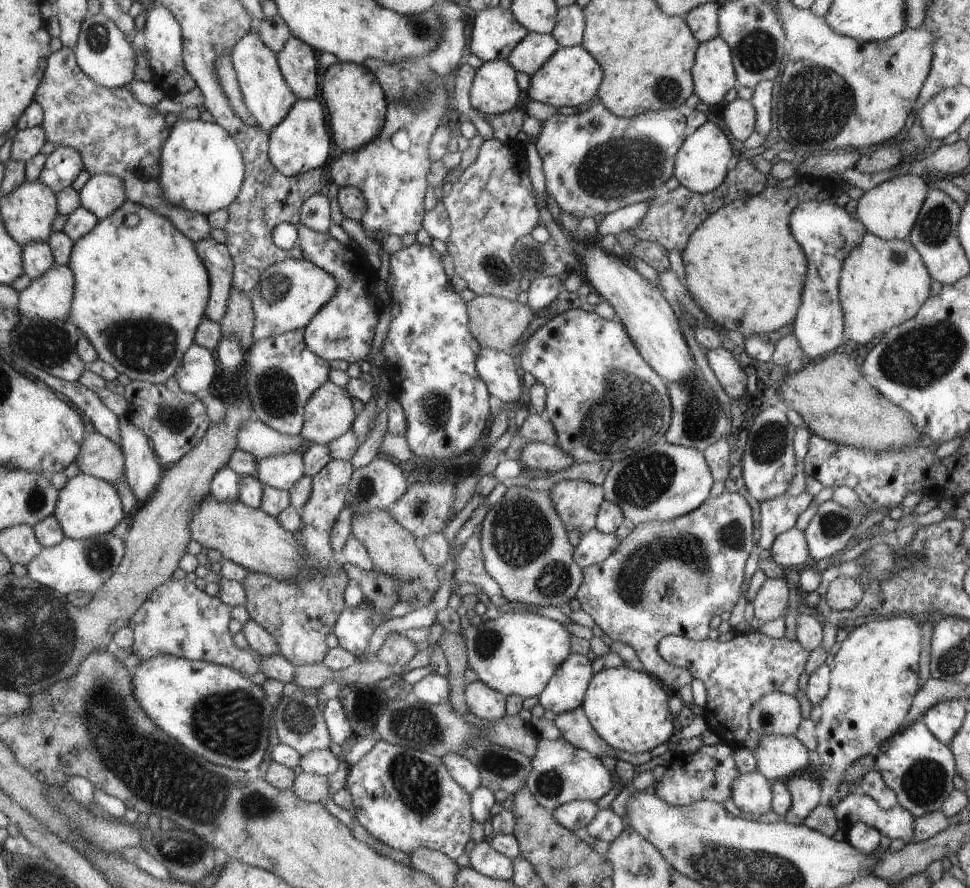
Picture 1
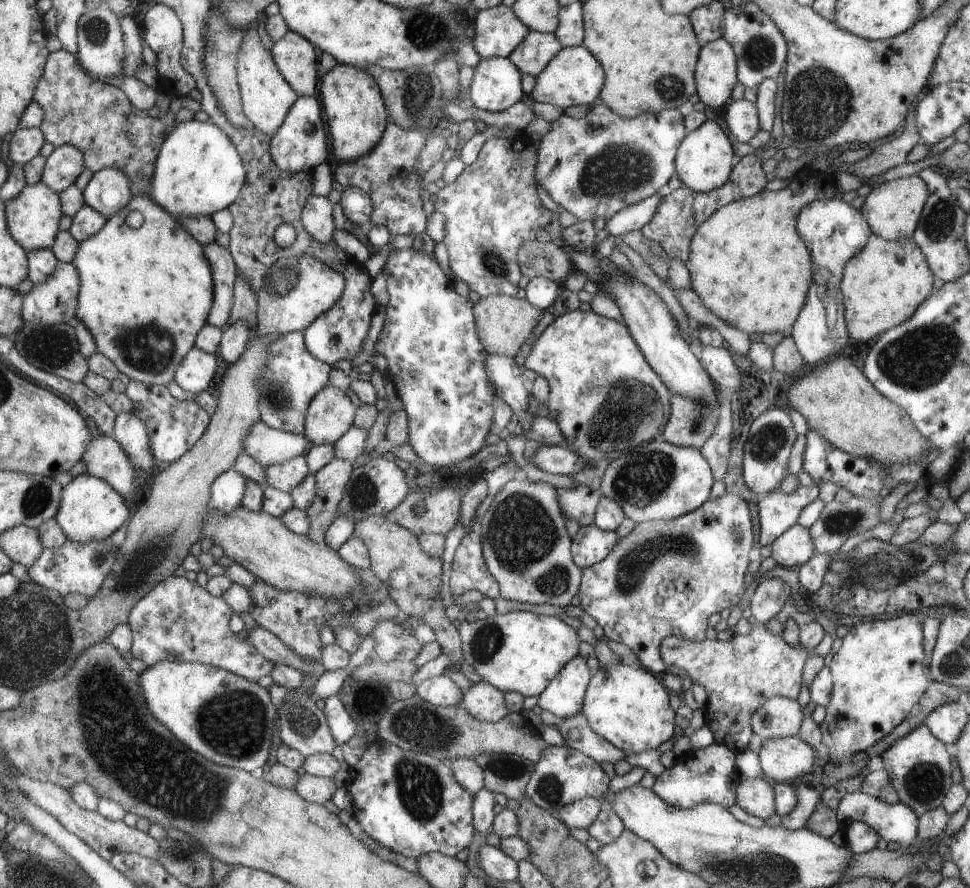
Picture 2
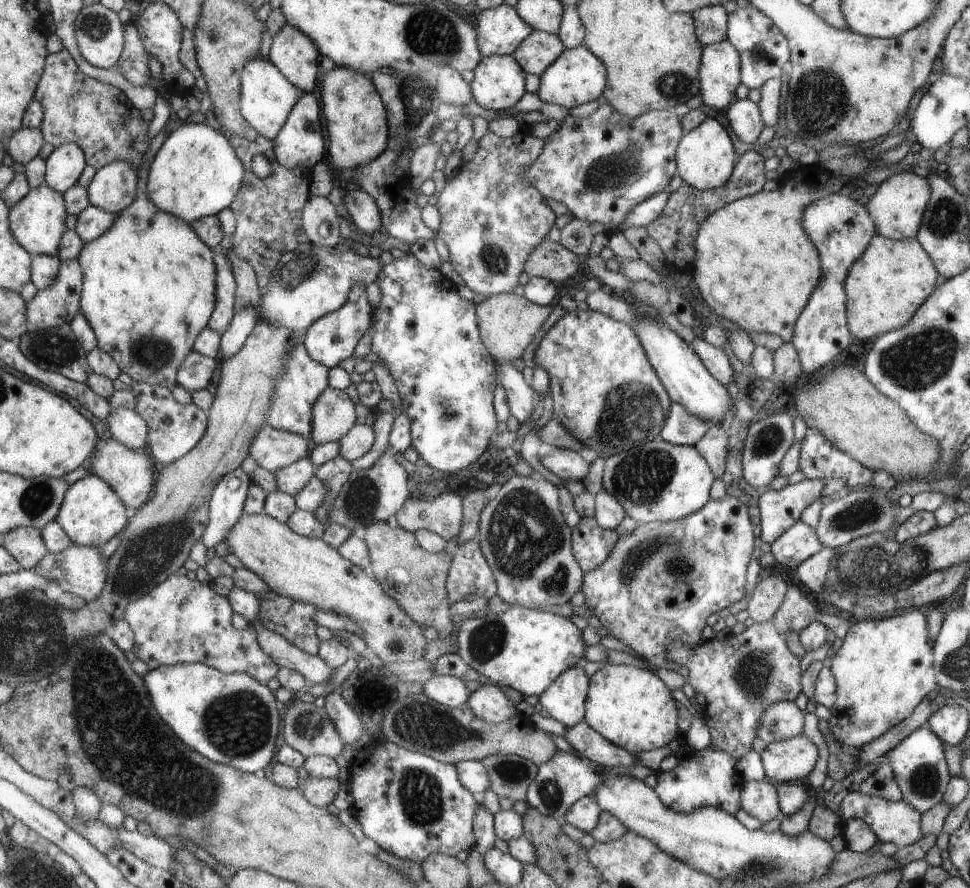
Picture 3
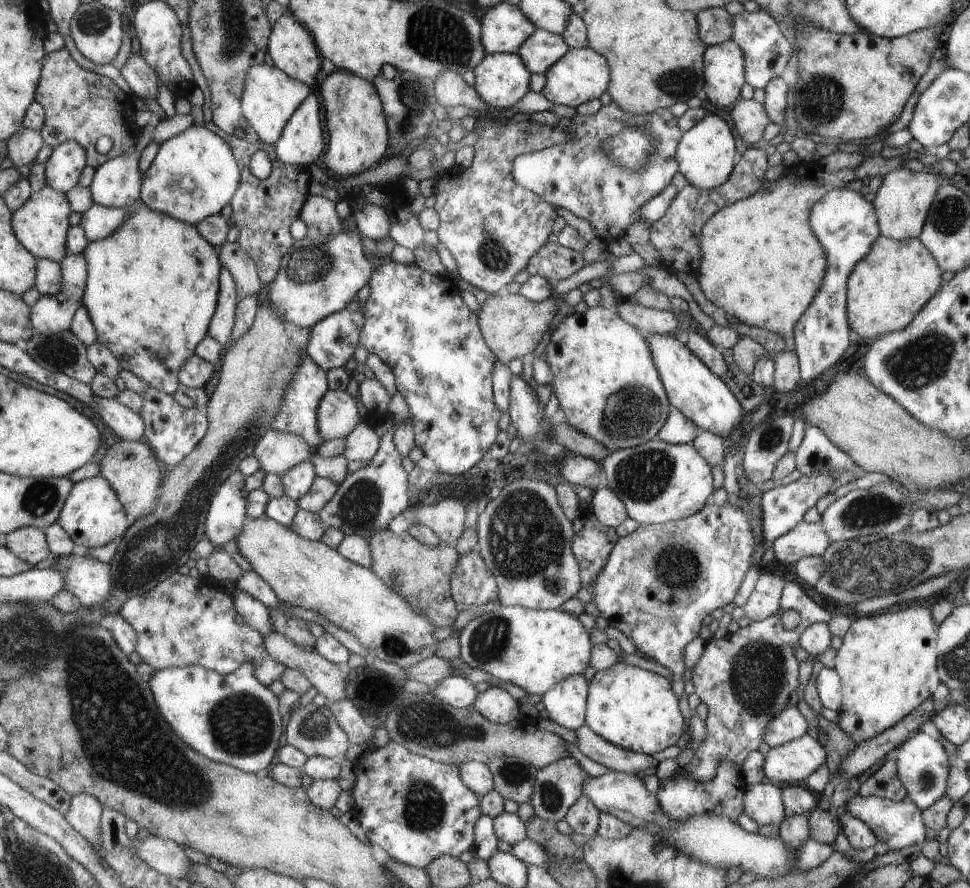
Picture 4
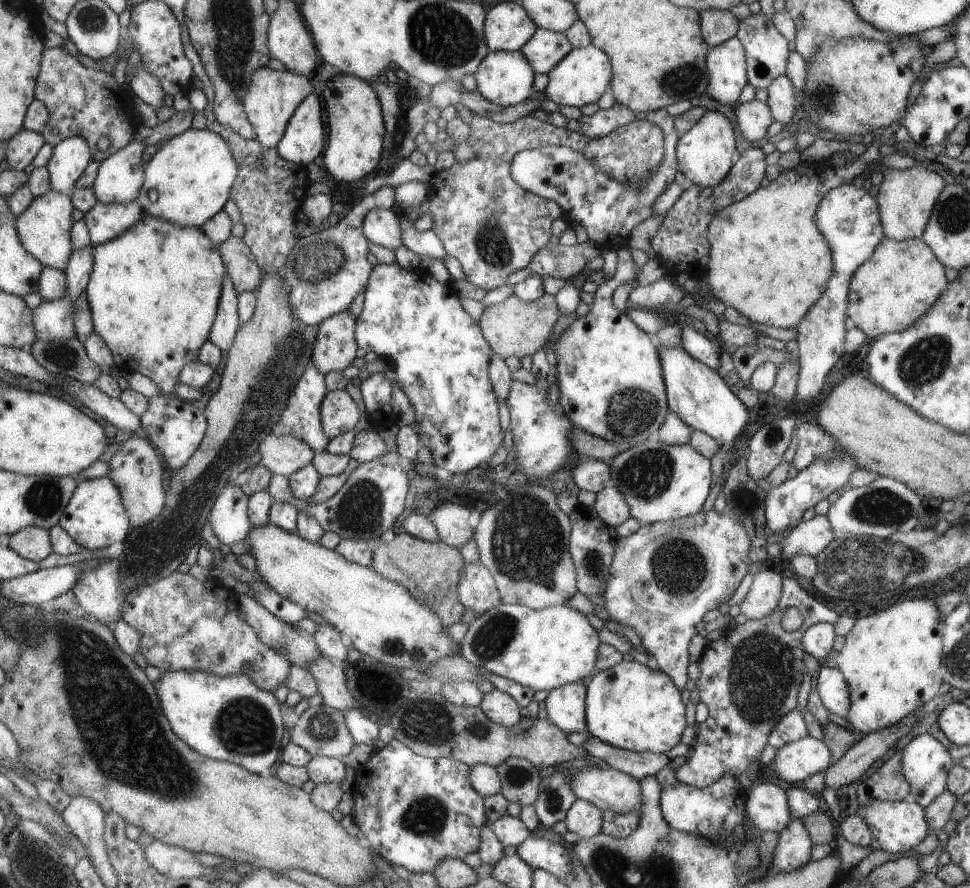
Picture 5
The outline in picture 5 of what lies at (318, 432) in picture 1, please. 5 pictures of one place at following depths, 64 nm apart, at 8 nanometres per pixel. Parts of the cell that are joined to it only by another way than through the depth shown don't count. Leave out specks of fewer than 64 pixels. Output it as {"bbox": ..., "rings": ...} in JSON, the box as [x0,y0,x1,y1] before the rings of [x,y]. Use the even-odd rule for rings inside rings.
{"bbox":[321,389,360,438],"rings":[[[346,389],[329,391],[321,404],[321,423],[326,436],[334,438],[352,430],[360,418],[358,404]]]}

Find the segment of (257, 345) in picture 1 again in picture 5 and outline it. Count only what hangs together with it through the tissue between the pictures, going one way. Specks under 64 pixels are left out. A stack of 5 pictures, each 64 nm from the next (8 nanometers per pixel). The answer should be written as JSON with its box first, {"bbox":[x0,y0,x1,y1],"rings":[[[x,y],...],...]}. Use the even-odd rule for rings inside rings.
{"bbox":[271,364,330,453],"rings":[[[310,364],[305,370],[305,374],[298,380],[297,387],[294,388],[293,395],[290,396],[285,410],[282,412],[281,419],[273,428],[271,434],[274,436],[294,435],[304,440],[310,445],[315,453],[324,451],[330,442],[330,437],[326,436],[325,429],[321,423],[321,404],[328,394],[328,386],[325,384],[325,374],[314,364]]]}

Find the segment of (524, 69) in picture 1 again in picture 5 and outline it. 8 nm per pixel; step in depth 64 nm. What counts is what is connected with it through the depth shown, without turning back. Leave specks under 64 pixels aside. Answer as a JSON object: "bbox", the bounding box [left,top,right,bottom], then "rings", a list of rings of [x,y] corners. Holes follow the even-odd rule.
{"bbox":[521,28,573,74],"rings":[[[537,28],[536,34],[521,51],[529,57],[534,72],[548,74],[573,48],[564,33]]]}

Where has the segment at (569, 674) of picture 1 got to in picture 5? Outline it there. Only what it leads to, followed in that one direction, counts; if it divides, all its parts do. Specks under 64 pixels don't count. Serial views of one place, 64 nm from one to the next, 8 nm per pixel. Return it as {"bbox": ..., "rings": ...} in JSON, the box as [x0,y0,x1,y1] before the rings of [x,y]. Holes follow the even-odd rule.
{"bbox":[545,682,588,735],"rings":[[[570,682],[552,689],[545,699],[549,719],[567,735],[588,727],[585,700],[588,688],[580,682]]]}

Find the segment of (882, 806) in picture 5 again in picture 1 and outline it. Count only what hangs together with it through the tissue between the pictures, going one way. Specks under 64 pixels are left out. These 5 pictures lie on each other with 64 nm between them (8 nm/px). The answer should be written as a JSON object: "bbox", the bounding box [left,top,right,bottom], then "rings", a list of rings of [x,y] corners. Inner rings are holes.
{"bbox":[833,790,915,843],"rings":[[[853,790],[833,809],[839,822],[839,828],[845,832],[860,821],[872,828],[877,828],[878,832],[888,838],[900,838],[906,843],[913,842],[915,816],[904,810],[900,803],[896,807],[882,810],[876,800]]]}

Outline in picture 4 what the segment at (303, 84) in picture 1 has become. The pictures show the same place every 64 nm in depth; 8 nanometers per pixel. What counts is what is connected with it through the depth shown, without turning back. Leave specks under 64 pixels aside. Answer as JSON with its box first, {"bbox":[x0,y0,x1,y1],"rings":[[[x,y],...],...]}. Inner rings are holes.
{"bbox":[269,6,320,86],"rings":[[[288,6],[272,25],[269,52],[275,66],[282,72],[312,86],[316,72],[320,70],[318,50],[308,30],[292,16]]]}

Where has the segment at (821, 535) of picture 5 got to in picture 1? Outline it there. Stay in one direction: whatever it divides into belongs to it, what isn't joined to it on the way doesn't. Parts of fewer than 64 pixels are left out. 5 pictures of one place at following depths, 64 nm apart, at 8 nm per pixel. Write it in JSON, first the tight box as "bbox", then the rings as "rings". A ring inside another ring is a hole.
{"bbox":[769,526,811,571],"rings":[[[797,526],[778,535],[769,549],[772,555],[771,560],[775,560],[788,571],[800,564],[807,564],[807,560],[811,557],[804,531]]]}

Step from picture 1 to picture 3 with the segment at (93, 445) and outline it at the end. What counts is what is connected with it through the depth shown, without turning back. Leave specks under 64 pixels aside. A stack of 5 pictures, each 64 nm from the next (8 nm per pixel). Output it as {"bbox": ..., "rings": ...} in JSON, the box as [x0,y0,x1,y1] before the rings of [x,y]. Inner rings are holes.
{"bbox":[93,436,159,514],"rings":[[[114,436],[99,447],[98,452],[94,452],[93,473],[98,474],[113,485],[132,514],[144,506],[146,500],[150,498],[154,484],[156,484],[158,469],[159,467],[148,449],[132,450]]]}

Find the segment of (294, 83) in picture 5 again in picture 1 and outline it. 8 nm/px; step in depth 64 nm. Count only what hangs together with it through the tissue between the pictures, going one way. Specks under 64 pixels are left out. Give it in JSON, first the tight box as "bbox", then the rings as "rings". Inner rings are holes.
{"bbox":[230,27,297,133],"rings":[[[255,27],[239,40],[230,56],[233,57],[233,68],[237,71],[237,80],[240,82],[246,105],[256,118],[258,127],[269,133],[286,118],[297,102],[297,96],[281,71],[278,56],[262,42]]]}

